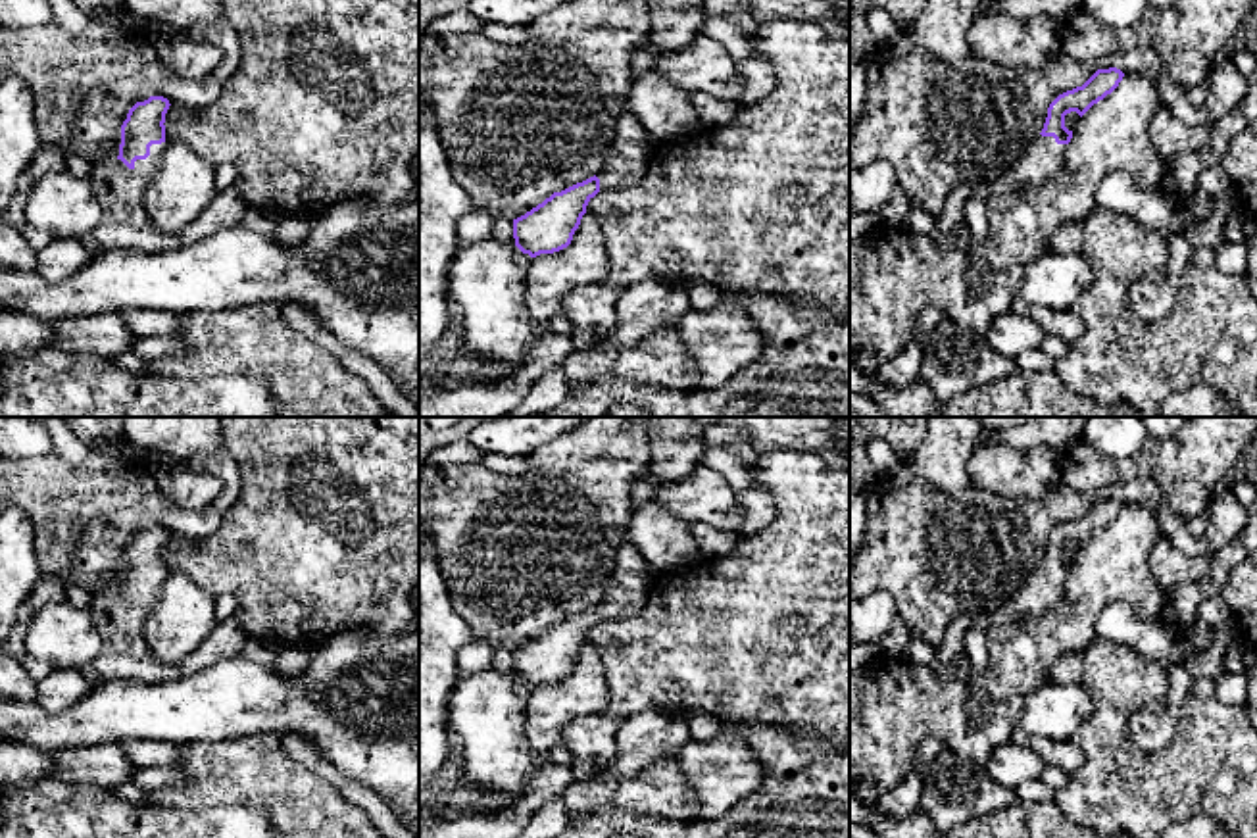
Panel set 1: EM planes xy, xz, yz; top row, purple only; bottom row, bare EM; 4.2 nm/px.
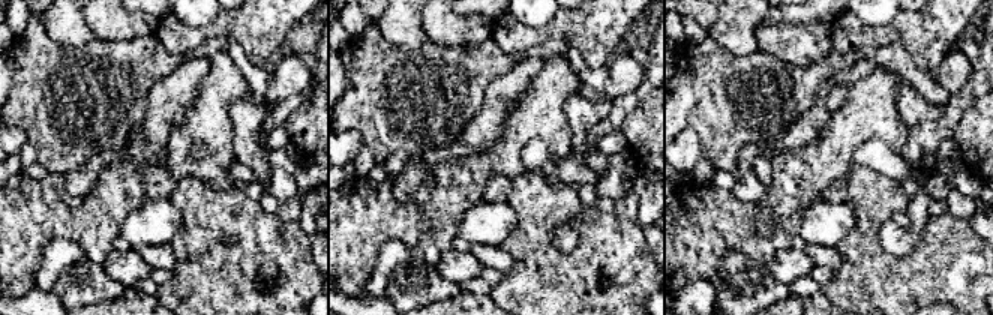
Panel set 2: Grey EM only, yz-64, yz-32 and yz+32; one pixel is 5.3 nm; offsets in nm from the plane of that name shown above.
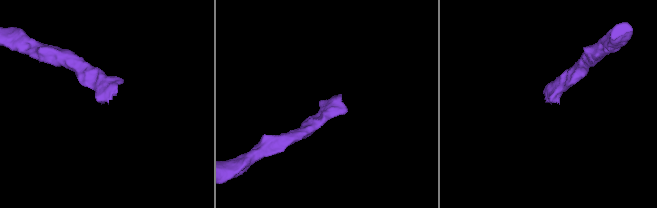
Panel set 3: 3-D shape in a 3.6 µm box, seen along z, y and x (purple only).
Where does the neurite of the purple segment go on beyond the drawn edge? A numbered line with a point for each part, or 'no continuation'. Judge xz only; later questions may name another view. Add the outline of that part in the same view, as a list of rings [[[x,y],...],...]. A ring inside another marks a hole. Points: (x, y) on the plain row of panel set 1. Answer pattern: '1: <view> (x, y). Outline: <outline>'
1: xz (633, 579). Outline: [[[623,536],[611,584],[596,604],[600,623],[625,621],[638,615],[652,594],[655,579],[653,567]]]

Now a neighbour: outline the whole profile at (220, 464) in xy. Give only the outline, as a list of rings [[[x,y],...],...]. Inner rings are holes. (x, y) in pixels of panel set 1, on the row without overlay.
[[[227,448],[196,456],[183,461],[192,473],[213,475],[219,481],[219,492],[215,494],[211,505],[225,513],[240,494],[240,469]]]

